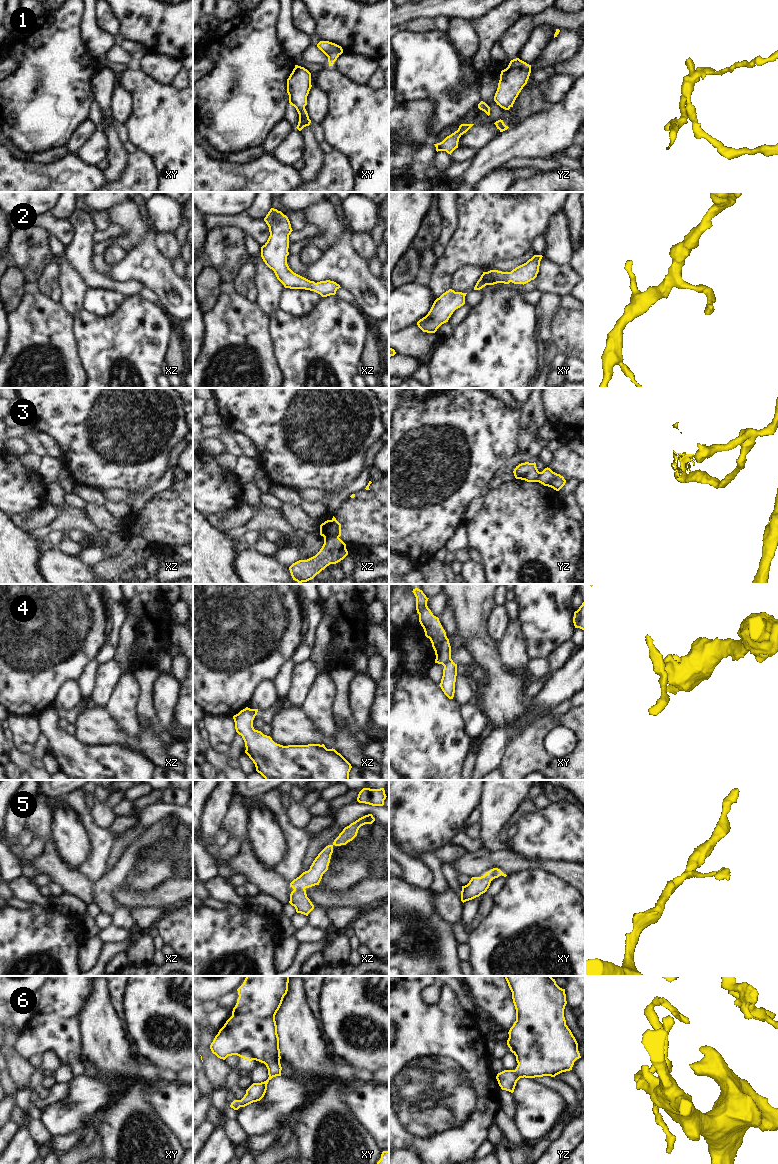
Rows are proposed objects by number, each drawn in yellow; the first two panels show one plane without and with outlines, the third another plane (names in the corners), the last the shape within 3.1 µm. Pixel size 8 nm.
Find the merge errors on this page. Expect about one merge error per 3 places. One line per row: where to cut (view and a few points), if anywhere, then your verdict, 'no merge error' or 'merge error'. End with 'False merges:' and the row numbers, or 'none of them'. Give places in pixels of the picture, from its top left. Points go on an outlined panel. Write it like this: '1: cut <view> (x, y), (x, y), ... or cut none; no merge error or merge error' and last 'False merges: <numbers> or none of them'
1: cut none; no merge error
2: cut none; no merge error
3: cut xz (338, 536), (326, 536), (324, 538); merge error
4: cut xy (450, 658), (443, 665); merge error
5: cut none; no merge error
6: cut none; no merge error
False merges: 3, 4

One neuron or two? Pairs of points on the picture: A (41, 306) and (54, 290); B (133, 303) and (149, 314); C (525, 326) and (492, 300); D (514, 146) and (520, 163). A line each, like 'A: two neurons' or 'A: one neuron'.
A: two neurons
B: one neuron
C: one neuron
D: two neurons

